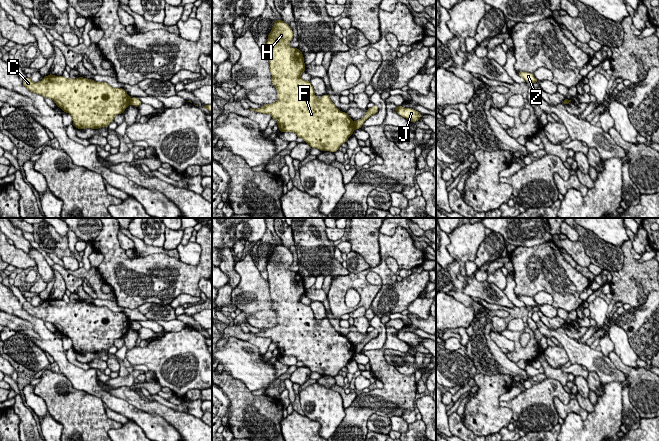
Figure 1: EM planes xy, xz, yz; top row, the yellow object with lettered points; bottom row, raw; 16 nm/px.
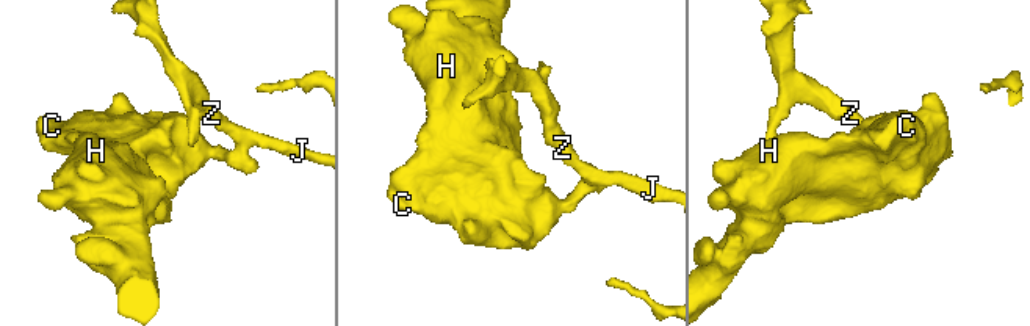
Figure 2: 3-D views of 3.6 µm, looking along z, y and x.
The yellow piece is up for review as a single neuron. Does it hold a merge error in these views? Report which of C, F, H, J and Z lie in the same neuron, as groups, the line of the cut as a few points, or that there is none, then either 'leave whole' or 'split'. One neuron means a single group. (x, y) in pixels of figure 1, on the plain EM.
C F H / J Z | xz (354, 346), (356, 352) | split

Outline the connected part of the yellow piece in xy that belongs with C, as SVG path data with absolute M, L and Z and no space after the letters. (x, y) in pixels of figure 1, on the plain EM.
M49 298L37 307L26 301L23 310L53 324L72 340L72 348L80 354L108 352L115 340L131 328L131 322L123 312L83 301L66 303L62 299Z

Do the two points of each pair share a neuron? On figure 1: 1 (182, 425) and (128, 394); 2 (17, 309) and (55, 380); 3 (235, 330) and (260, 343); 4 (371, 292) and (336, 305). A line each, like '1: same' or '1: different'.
1: same
2: different
3: same
4: same

